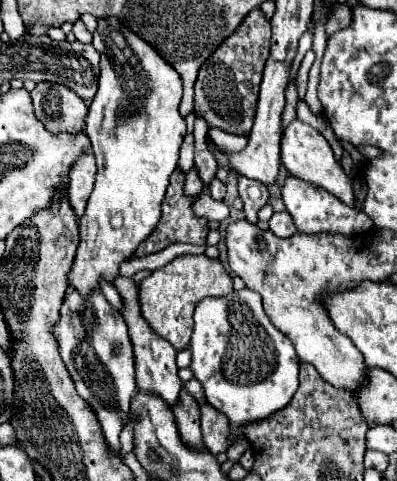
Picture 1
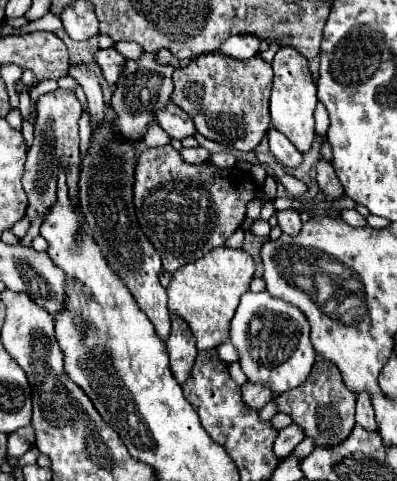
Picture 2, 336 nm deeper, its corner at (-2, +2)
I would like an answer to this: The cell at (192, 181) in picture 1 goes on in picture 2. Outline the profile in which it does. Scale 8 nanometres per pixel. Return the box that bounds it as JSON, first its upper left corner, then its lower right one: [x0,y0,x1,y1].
[180,146,210,164]

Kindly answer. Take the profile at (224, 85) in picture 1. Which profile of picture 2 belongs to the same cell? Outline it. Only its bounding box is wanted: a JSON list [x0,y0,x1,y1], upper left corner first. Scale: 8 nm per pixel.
[170,54,272,152]

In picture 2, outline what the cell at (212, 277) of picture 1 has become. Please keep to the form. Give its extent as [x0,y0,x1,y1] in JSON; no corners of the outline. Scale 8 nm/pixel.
[168,246,256,350]

